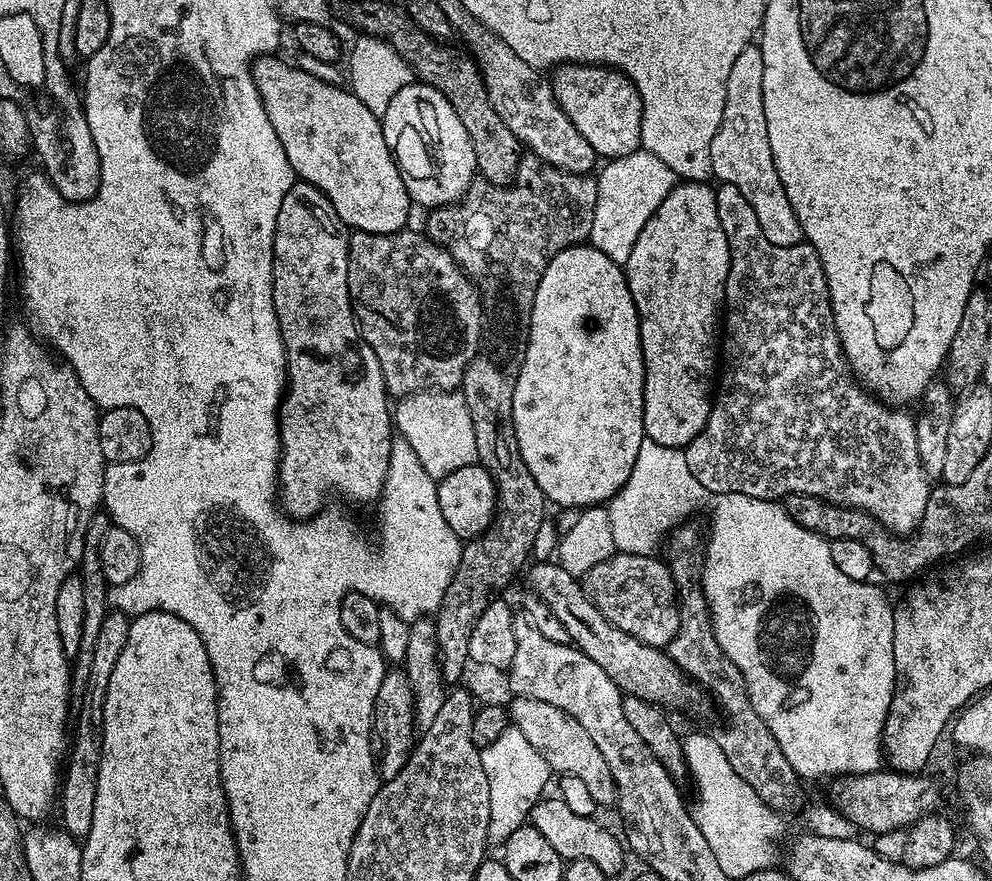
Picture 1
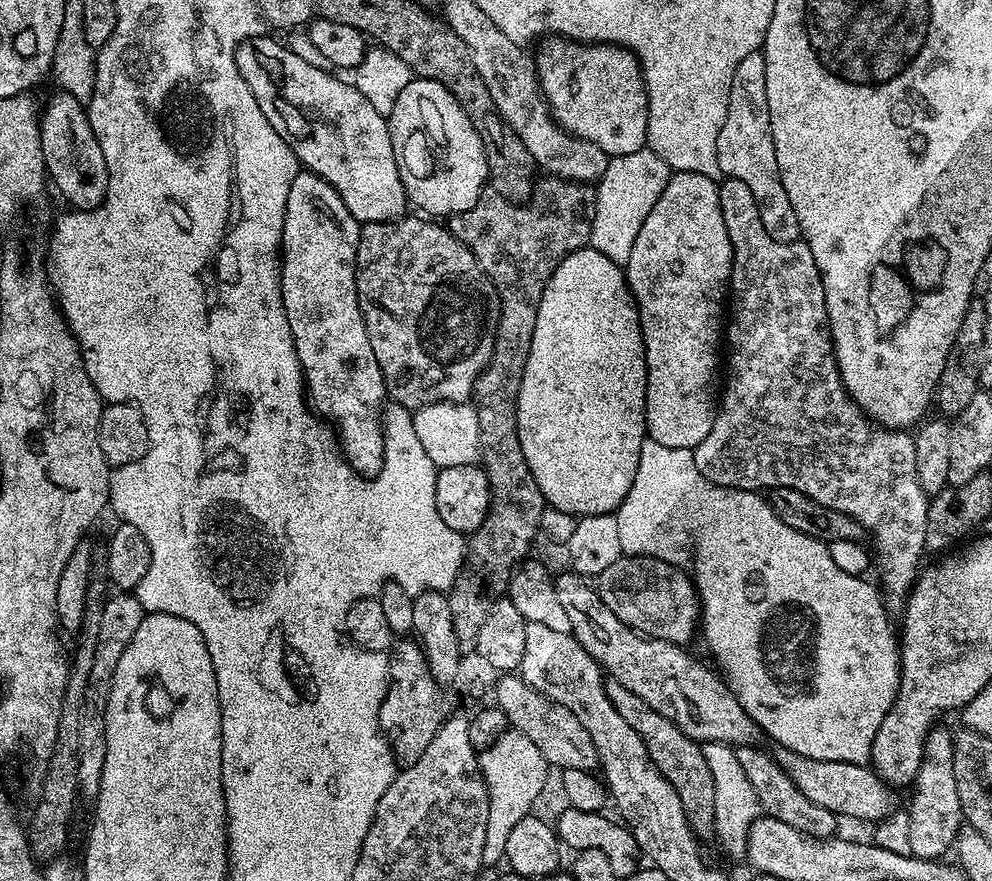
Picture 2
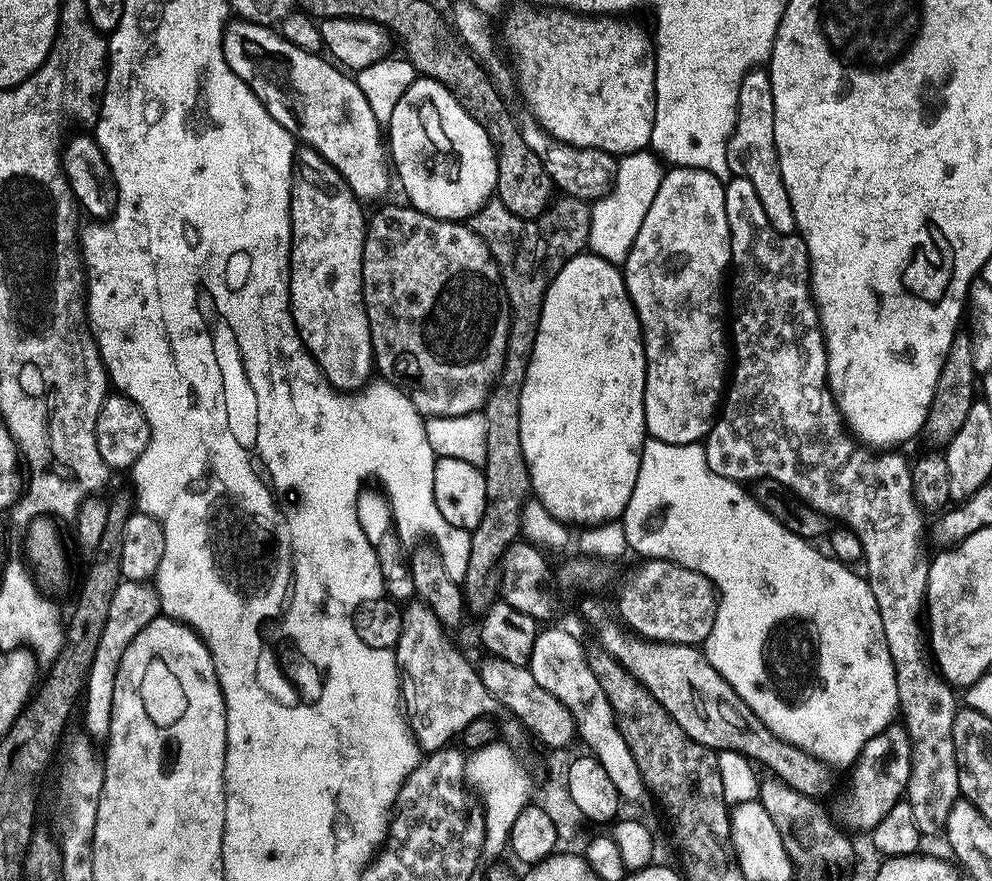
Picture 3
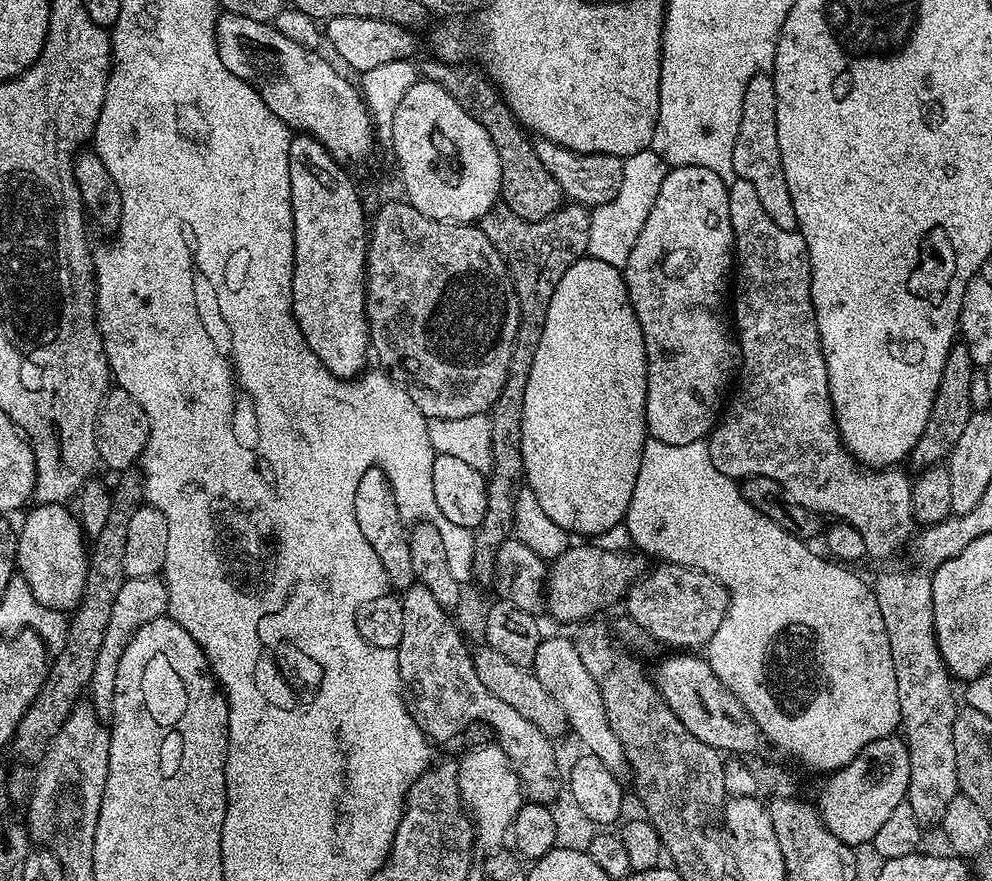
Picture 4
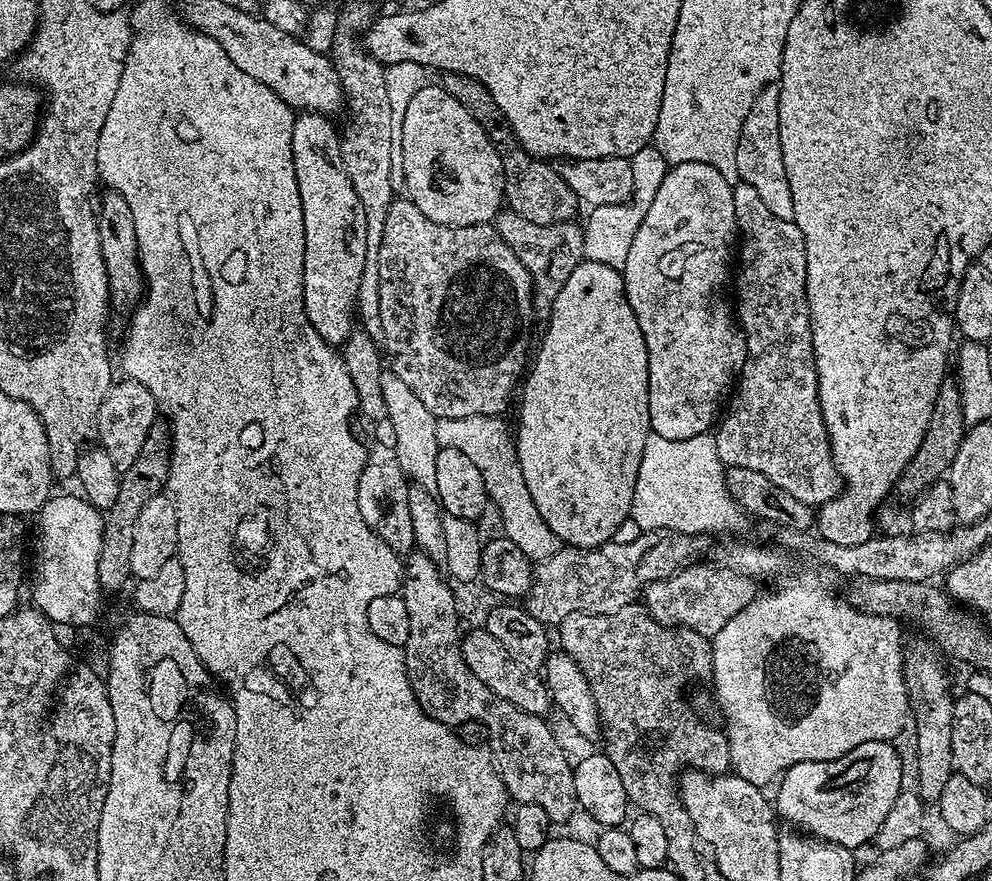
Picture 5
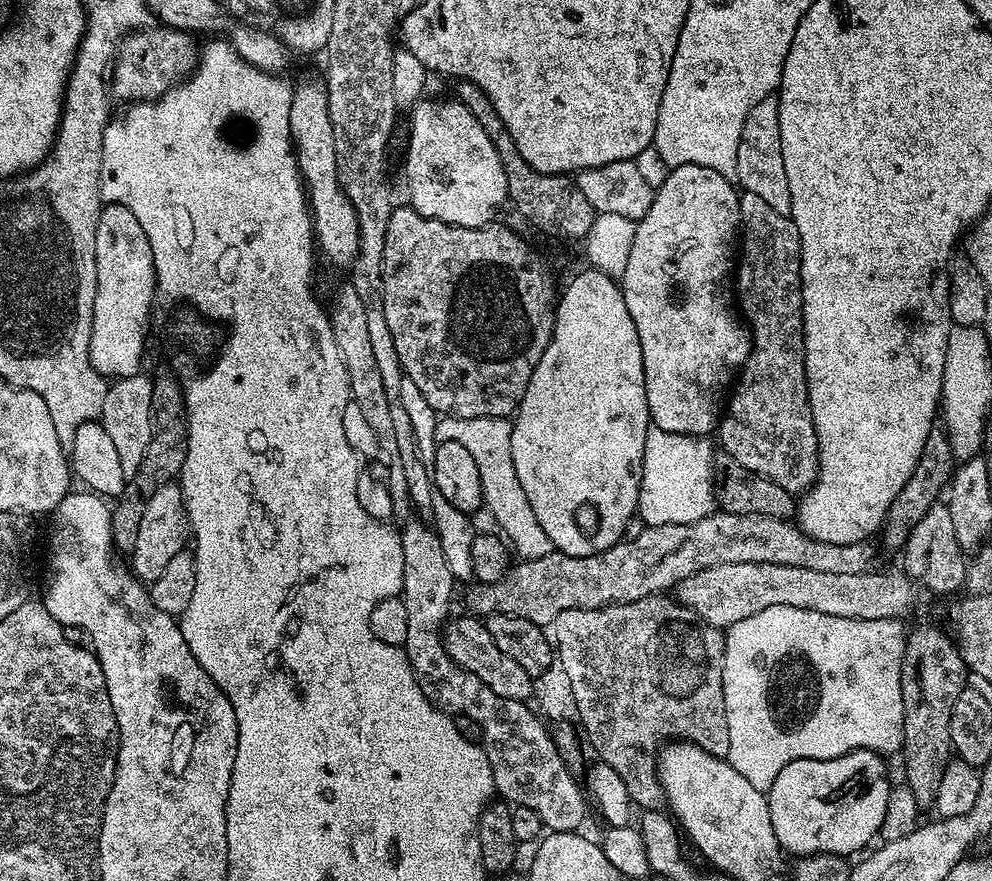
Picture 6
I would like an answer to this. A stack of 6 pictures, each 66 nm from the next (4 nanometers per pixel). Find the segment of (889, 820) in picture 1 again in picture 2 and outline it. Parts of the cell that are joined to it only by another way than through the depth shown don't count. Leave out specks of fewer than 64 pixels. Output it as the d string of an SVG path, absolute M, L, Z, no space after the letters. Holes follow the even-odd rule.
M777 747L774 755L778 766L786 770L794 786L798 786L798 790L802 790L802 794L806 794L806 798L810 798L814 806L822 806L822 810L830 810L838 818L849 816L852 820L879 822L897 811L897 793L885 784L871 767L841 760L830 762L829 760L806 758L789 748L782 747Z

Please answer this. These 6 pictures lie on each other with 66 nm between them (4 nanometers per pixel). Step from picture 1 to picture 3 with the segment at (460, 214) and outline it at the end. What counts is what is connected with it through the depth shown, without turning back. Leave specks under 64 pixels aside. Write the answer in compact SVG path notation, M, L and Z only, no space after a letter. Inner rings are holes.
M566 195L553 199L541 216L535 216L533 220L515 216L495 198L470 217L472 231L486 244L500 268L500 280L512 311L512 325L508 331L504 365L495 384L488 389L482 409L486 418L486 458L482 465L486 478L486 510L482 514L482 522L478 522L471 533L470 560L462 583L464 606L469 613L483 614L497 603L504 555L522 536L520 523L532 491L520 433L522 382L526 382L526 366L530 362L530 354L534 354L534 338L538 334L546 290L558 270L562 270L570 258L581 255L588 248L591 217L589 201Z

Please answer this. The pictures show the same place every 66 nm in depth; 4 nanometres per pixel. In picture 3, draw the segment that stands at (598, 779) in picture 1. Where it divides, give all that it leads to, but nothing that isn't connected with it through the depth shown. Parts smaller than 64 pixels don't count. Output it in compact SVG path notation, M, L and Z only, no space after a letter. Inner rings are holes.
M491 657L486 664L479 667L479 674L483 685L490 690L497 703L513 716L518 718L536 736L547 749L567 749L572 740L575 741L577 731L576 723L569 708L562 705L549 691L543 690L542 686L535 681L533 672L527 665L508 663Z

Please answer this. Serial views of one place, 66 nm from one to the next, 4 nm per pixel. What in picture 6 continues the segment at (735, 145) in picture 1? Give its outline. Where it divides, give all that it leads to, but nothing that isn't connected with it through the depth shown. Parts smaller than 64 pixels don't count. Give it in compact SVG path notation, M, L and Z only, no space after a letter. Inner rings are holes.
M775 95L762 98L746 122L742 122L742 134L738 142L738 170L736 180L739 187L750 194L759 194L766 206L778 210L778 214L791 216L790 182L786 182L786 162L782 162L782 134L778 126L779 99Z

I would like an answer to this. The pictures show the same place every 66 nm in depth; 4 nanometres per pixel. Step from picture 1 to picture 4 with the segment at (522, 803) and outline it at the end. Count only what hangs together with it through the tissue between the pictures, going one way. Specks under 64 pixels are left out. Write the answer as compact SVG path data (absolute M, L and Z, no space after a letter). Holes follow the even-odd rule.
M493 742L465 751L464 757L458 760L460 777L460 796L470 809L474 827L481 841L505 839L516 812L522 803L520 779L510 766L506 754L499 744Z

